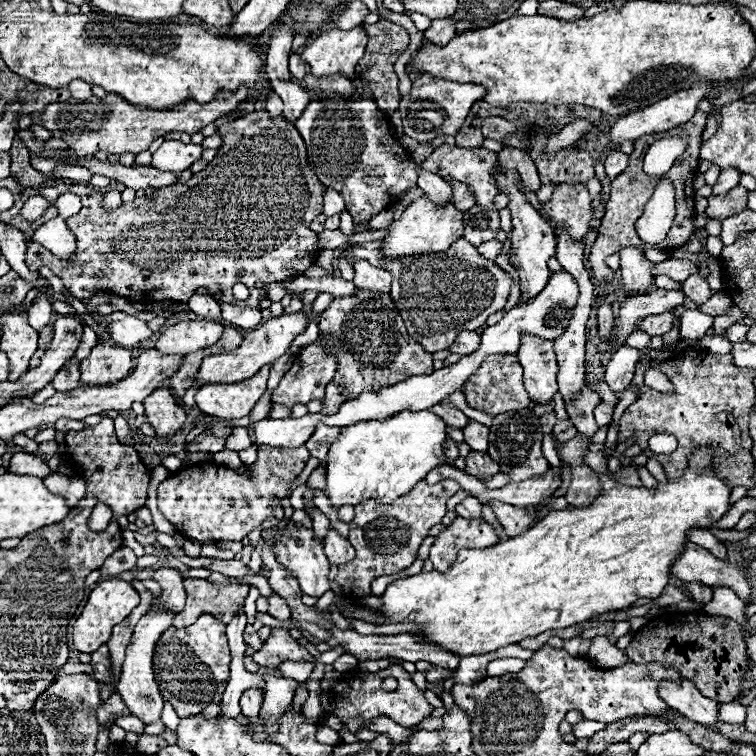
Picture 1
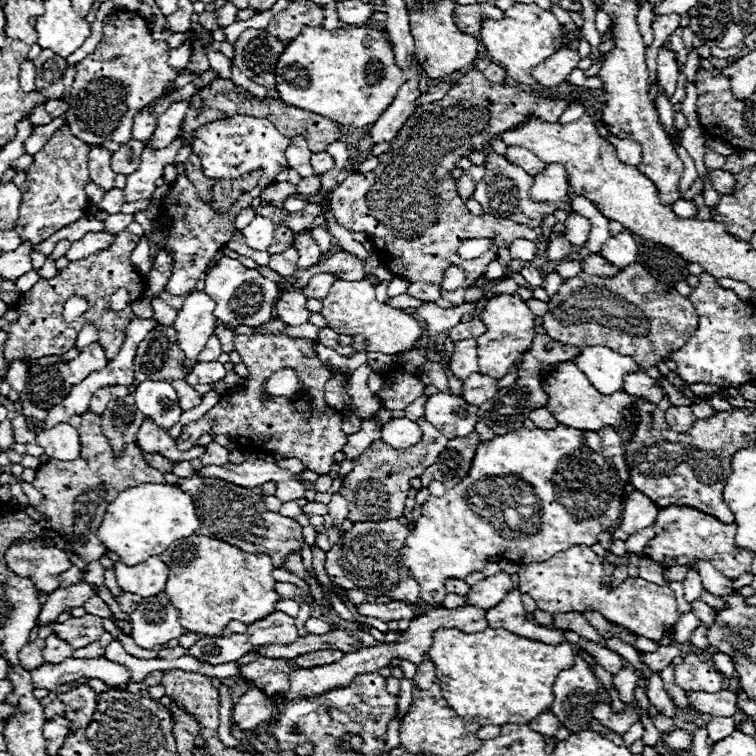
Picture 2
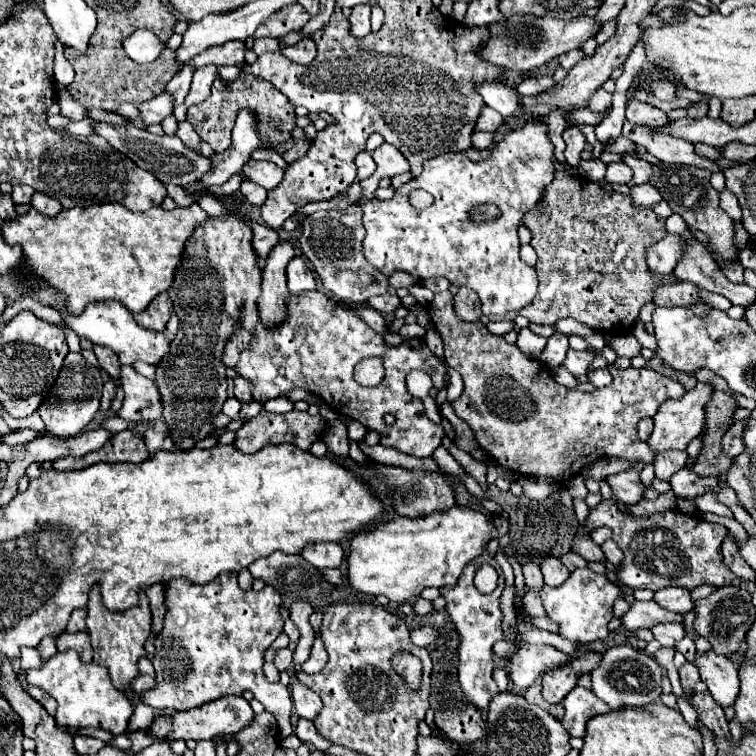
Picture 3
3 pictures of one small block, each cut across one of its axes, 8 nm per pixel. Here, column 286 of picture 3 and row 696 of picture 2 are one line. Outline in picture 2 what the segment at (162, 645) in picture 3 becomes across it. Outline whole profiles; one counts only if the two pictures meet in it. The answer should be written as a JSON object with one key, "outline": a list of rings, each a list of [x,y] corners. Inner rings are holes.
{"outline":[[[686,692],[690,704],[706,714],[712,716],[734,716],[738,712],[736,694],[734,692],[718,692],[718,694],[704,694],[704,692]]]}

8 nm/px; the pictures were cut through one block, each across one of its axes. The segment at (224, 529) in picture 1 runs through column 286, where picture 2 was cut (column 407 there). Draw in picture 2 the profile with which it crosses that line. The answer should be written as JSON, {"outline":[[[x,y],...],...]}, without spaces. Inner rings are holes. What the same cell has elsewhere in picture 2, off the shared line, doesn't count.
{"outline":[[[418,418],[416,422],[424,422],[420,424],[422,428],[420,444],[412,448],[396,450],[396,448],[388,448],[388,444],[384,444],[382,440],[376,440],[360,458],[354,460],[354,470],[348,476],[344,476],[340,486],[340,494],[350,504],[350,512],[348,512],[350,522],[380,522],[404,514],[406,498],[410,492],[410,480],[420,476],[430,464],[434,464],[438,454],[448,444],[448,438],[442,436],[426,418]]]}

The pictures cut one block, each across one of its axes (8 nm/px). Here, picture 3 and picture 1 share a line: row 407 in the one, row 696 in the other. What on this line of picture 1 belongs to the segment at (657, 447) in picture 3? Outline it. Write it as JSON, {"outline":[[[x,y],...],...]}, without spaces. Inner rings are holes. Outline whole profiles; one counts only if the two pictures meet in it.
{"outline":[[[682,678],[680,684],[664,682],[660,686],[660,698],[676,708],[680,714],[688,716],[694,722],[714,728],[718,724],[718,702],[700,694],[700,690]]]}

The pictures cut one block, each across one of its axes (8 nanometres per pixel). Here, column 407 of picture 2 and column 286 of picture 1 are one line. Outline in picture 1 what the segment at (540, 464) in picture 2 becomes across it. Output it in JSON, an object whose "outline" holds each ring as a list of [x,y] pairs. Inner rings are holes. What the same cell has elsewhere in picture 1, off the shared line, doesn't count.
{"outline":[[[294,528],[288,540],[276,544],[276,558],[298,580],[304,594],[320,598],[330,590],[328,584],[328,558],[324,556],[324,542],[314,540],[308,528]]]}

